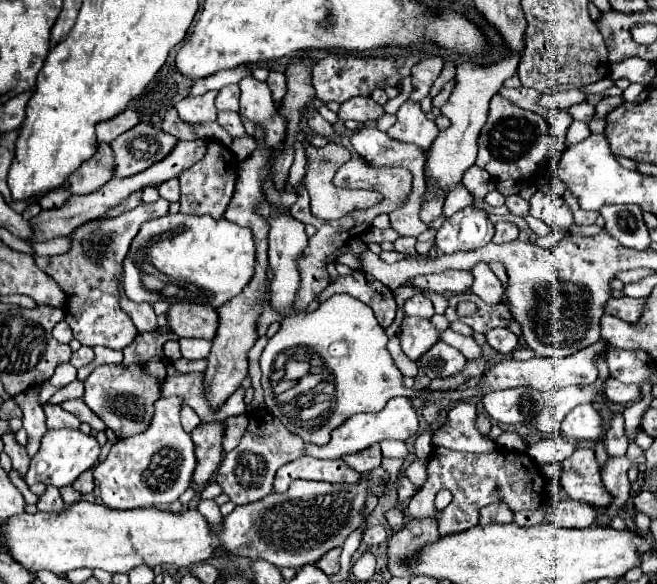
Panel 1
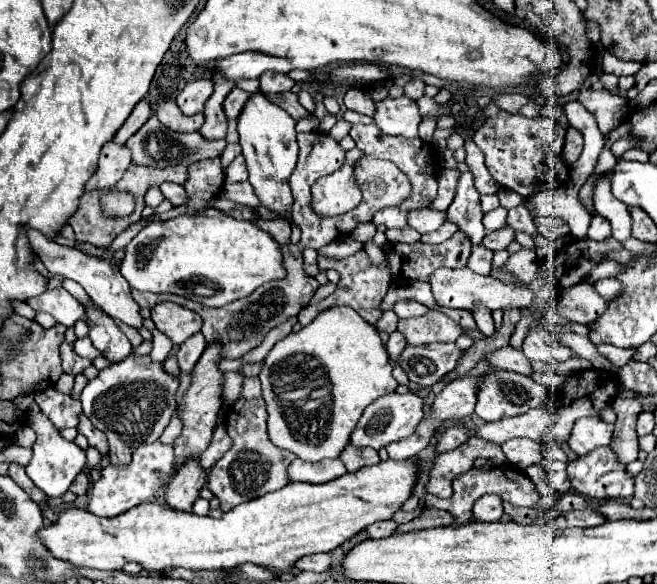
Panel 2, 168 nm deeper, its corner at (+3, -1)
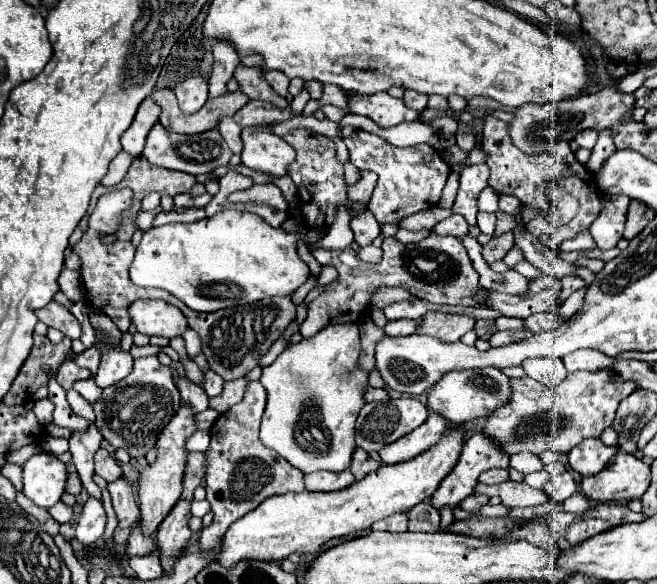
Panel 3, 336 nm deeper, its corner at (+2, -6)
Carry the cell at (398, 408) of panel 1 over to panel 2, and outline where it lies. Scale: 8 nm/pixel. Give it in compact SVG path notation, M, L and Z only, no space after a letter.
M406 392L406 394L386 394L378 400L374 400L374 404L370 404L362 416L360 416L360 422L356 426L356 430L352 432L352 438L350 438L350 444L354 446L368 446L368 448L374 448L374 450L380 450L384 448L386 444L390 442L398 442L410 434L414 434L416 430L416 424L422 420L424 412L424 400L414 394L414 392Z

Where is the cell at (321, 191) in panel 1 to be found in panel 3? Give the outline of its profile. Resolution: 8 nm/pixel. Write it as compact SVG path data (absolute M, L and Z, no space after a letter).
M361 169L359 171L359 181L353 183L353 185L347 185L347 197L349 197L349 201L363 201L363 203L367 203L371 199L375 183L377 183L375 173Z

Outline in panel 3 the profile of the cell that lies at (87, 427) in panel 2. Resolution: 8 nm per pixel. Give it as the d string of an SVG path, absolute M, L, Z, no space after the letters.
M101 447L95 453L95 473L99 473L105 481L115 481L117 477L123 475L119 461L105 447Z

